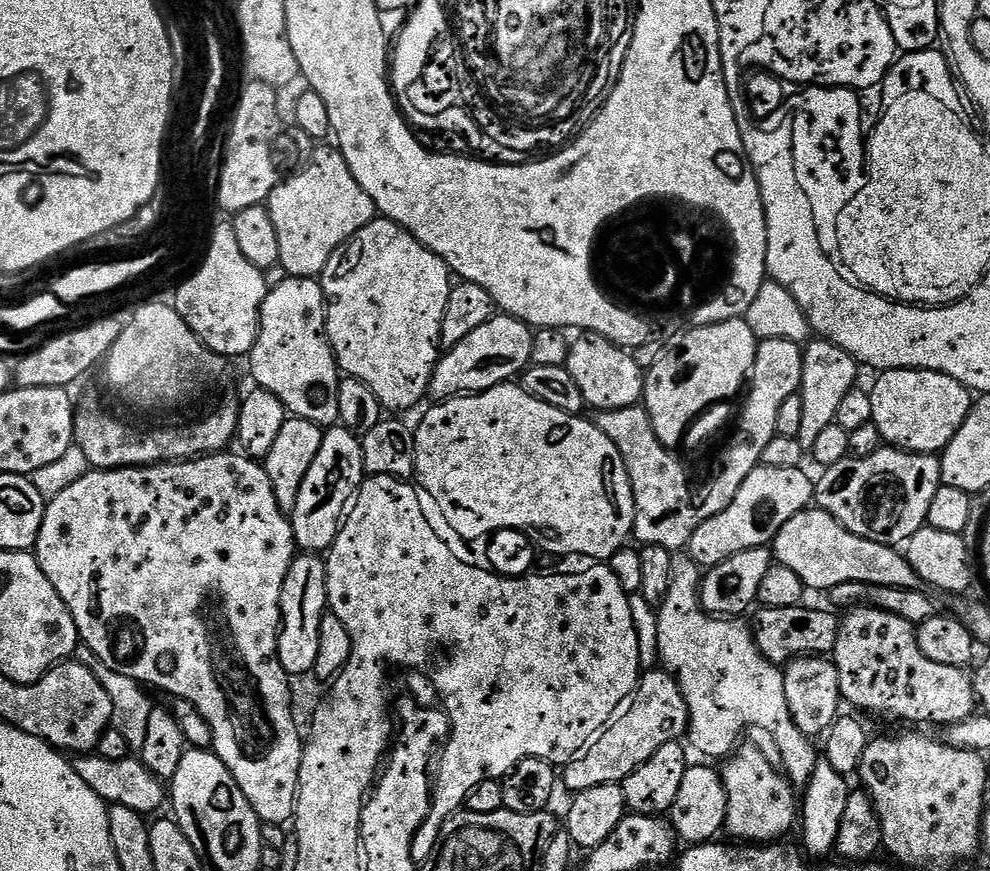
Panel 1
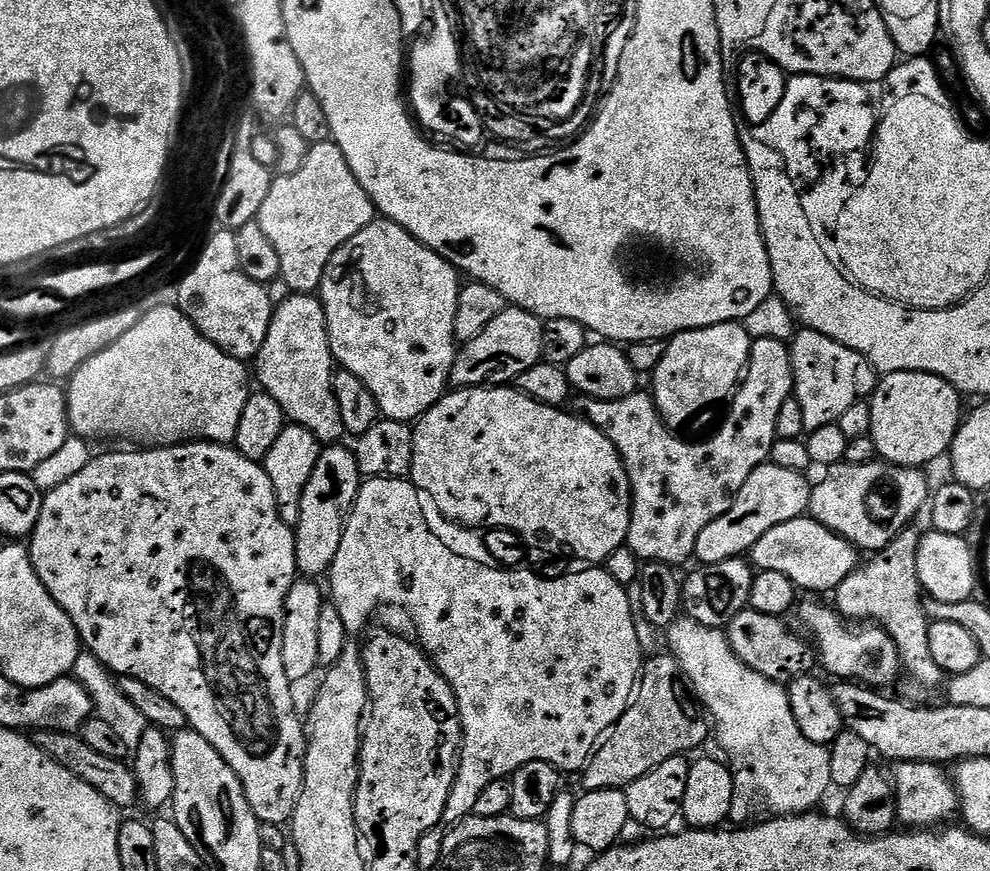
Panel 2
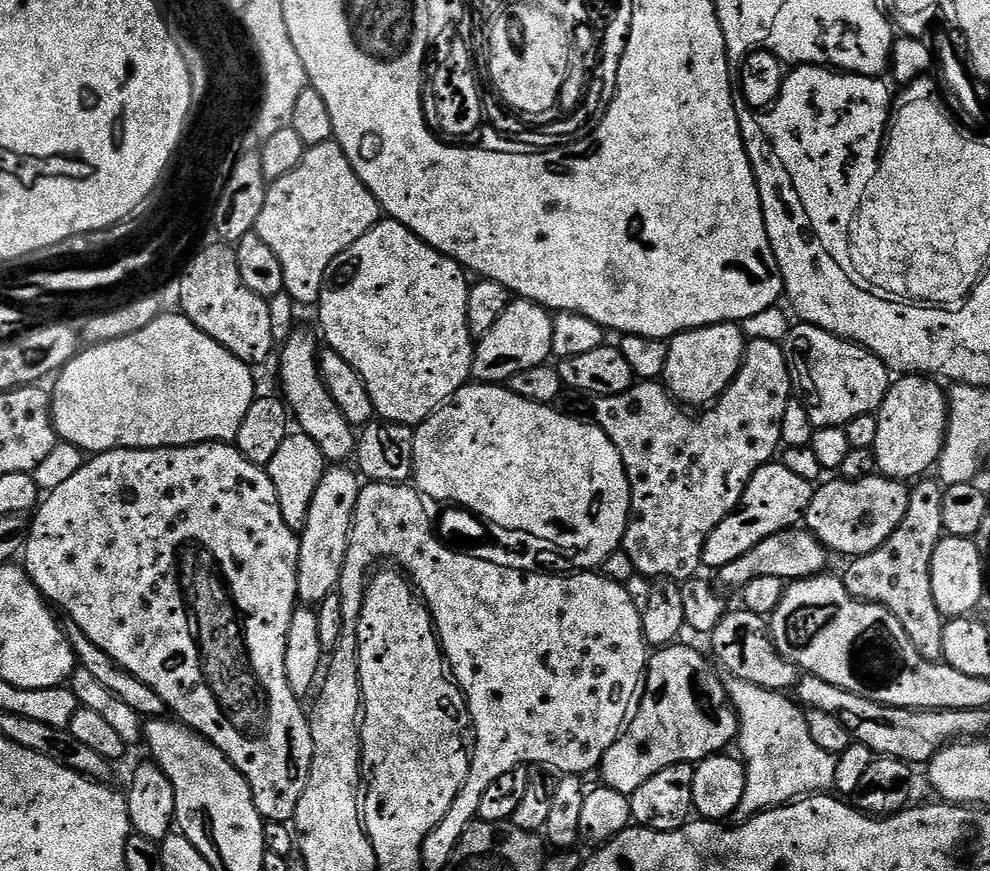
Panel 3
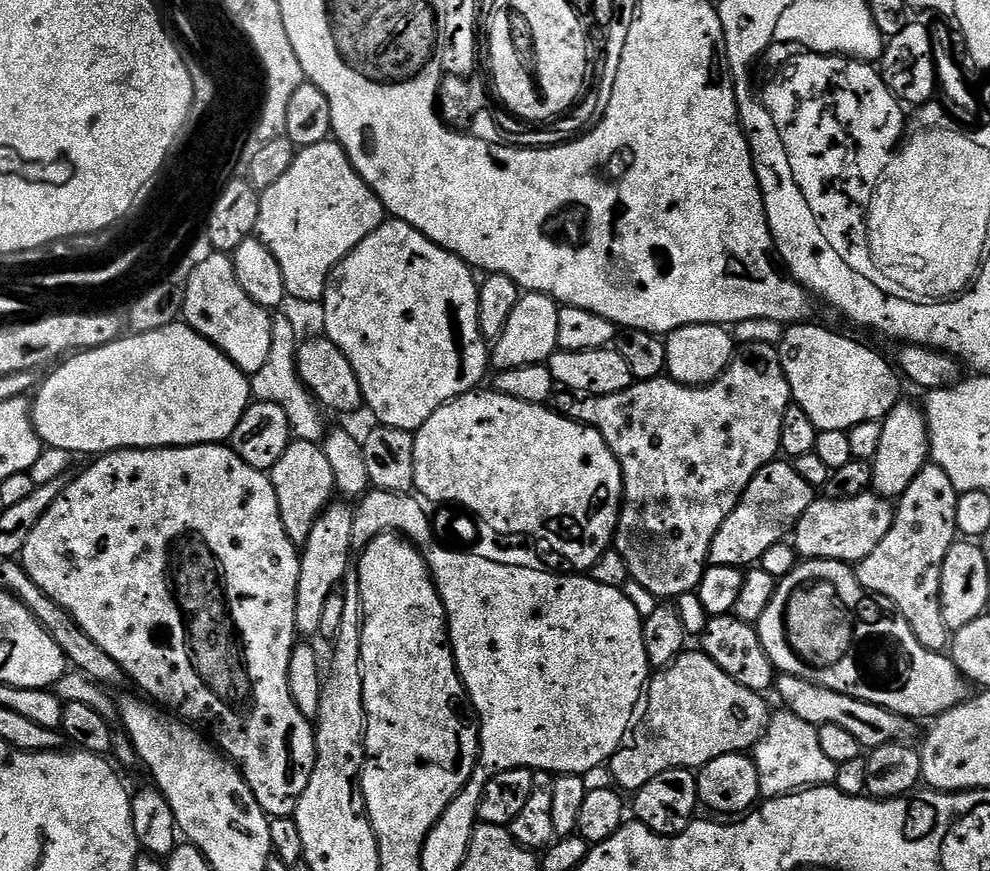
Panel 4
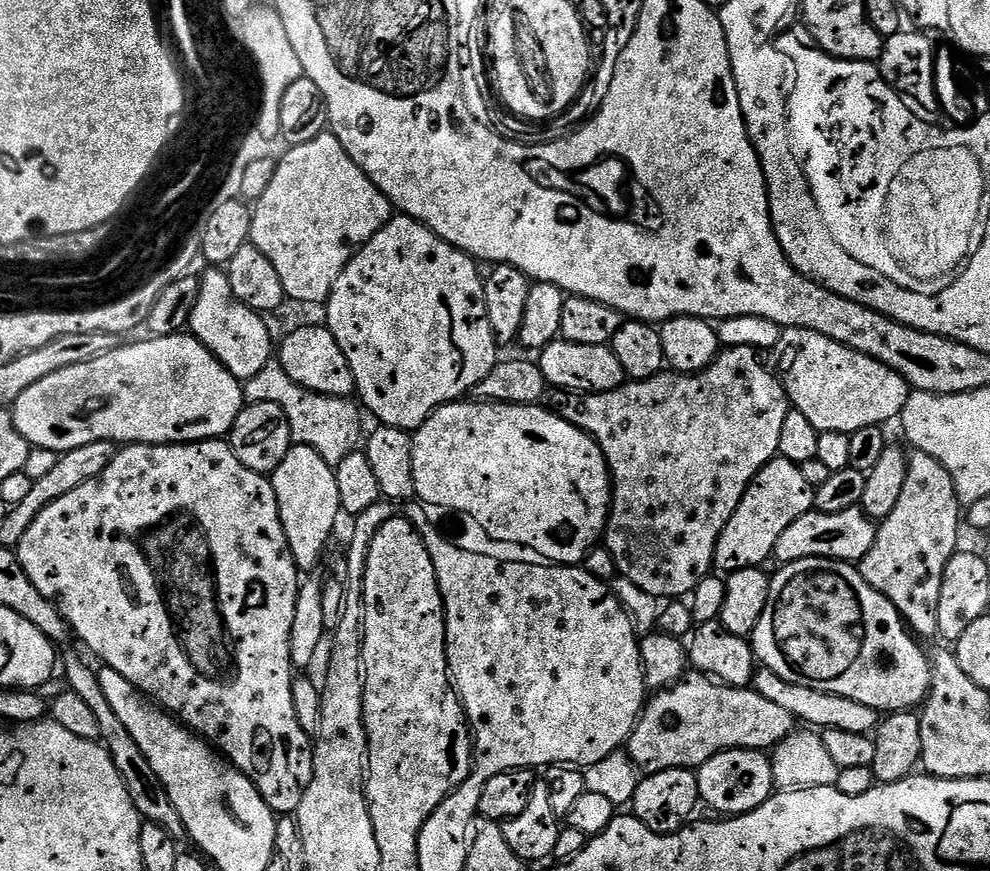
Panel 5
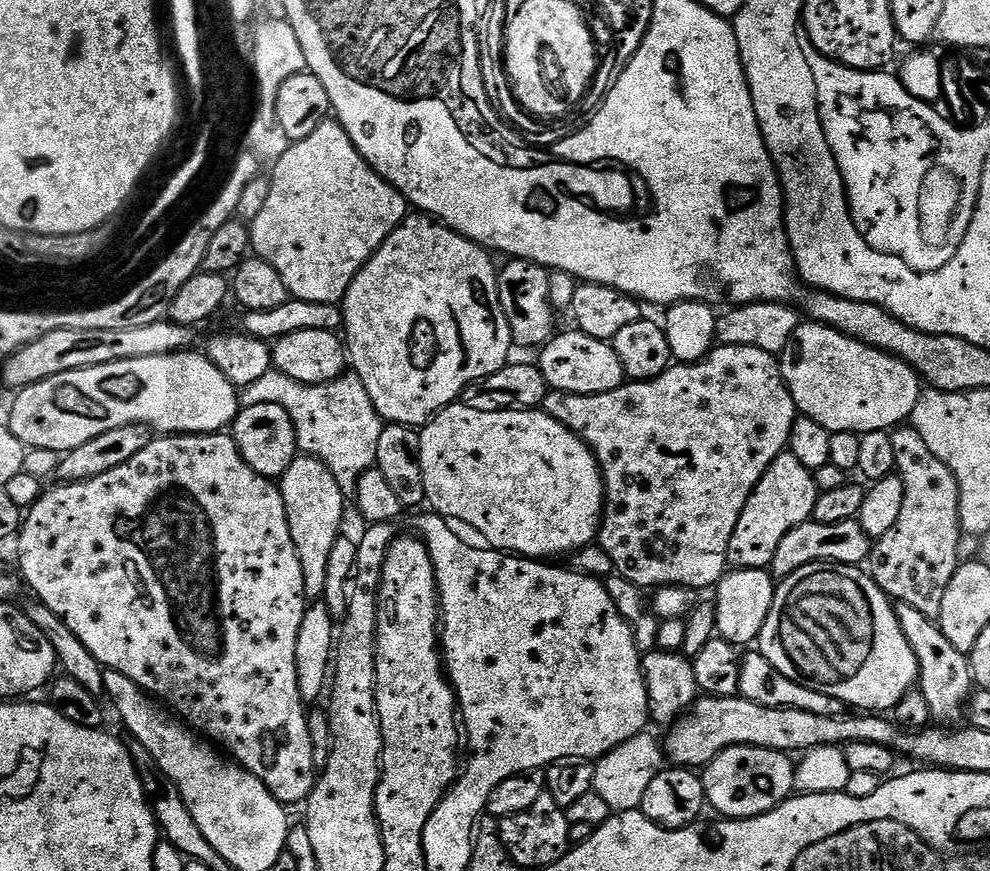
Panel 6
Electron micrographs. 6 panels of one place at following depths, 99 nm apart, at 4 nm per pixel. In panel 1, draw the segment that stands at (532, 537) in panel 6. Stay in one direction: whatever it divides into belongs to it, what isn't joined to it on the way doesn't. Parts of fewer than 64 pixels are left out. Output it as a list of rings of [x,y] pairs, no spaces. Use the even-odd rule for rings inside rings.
[[[516,382],[499,384],[485,392],[474,392],[470,396],[456,396],[453,400],[441,400],[431,406],[433,408],[421,418],[420,425],[415,425],[414,428],[416,434],[415,479],[419,487],[425,488],[434,498],[434,502],[442,506],[442,514],[446,514],[446,522],[450,522],[450,526],[458,530],[461,538],[469,542],[477,542],[476,540],[482,539],[483,536],[491,537],[504,528],[514,528],[535,538],[541,545],[542,543],[549,544],[550,547],[557,548],[560,552],[569,552],[572,556],[589,556],[592,562],[611,561],[612,555],[629,543],[633,535],[632,523],[636,520],[632,483],[626,474],[622,454],[618,454],[614,442],[610,442],[610,438],[606,438],[606,434],[602,434],[602,430],[598,430],[591,419],[584,420],[583,415],[571,416],[562,410],[554,410],[554,406],[546,406],[546,402],[534,398]]]

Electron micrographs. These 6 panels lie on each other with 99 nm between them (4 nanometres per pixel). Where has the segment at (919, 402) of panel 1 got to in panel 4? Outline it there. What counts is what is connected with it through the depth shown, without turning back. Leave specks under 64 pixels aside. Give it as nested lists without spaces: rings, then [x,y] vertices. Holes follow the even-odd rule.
[[[908,398],[901,399],[890,410],[890,414],[882,421],[882,439],[878,446],[878,454],[871,460],[871,491],[885,500],[895,501],[918,478],[924,465],[929,463],[928,420],[924,417],[924,409],[919,403],[911,404]]]

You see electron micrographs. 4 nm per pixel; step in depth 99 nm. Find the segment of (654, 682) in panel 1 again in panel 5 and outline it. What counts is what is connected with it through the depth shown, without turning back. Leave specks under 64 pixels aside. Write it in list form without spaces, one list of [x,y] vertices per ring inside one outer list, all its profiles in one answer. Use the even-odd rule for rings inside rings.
[[[695,670],[653,696],[626,745],[629,759],[644,774],[675,768],[698,770],[710,758],[735,748],[771,750],[788,739],[798,724],[785,708],[762,698],[755,687],[732,688]]]

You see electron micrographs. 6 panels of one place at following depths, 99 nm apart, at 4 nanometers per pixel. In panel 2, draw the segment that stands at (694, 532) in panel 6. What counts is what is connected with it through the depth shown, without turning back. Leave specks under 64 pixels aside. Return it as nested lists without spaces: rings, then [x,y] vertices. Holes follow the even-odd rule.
[[[762,338],[752,342],[746,375],[731,397],[732,409],[724,425],[701,444],[691,444],[669,428],[668,423],[660,417],[655,400],[647,391],[637,390],[617,400],[580,396],[575,401],[575,411],[583,419],[589,420],[616,447],[620,461],[624,463],[628,485],[632,487],[632,521],[626,547],[641,562],[681,566],[695,557],[698,534],[702,534],[710,522],[722,518],[722,514],[730,510],[742,486],[746,486],[746,478],[750,478],[758,466],[769,463],[772,448],[777,442],[778,413],[782,411],[782,402],[789,400],[793,392],[791,347],[782,340]]]

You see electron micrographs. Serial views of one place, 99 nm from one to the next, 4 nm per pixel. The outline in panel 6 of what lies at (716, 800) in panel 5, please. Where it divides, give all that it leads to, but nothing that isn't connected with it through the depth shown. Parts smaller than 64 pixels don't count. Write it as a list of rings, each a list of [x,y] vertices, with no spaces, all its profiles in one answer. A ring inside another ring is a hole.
[[[740,744],[736,748],[722,750],[703,769],[704,794],[709,805],[720,811],[721,817],[746,822],[751,816],[761,816],[777,808],[794,792],[794,760],[791,755],[776,752],[773,748],[751,748],[748,744]]]

